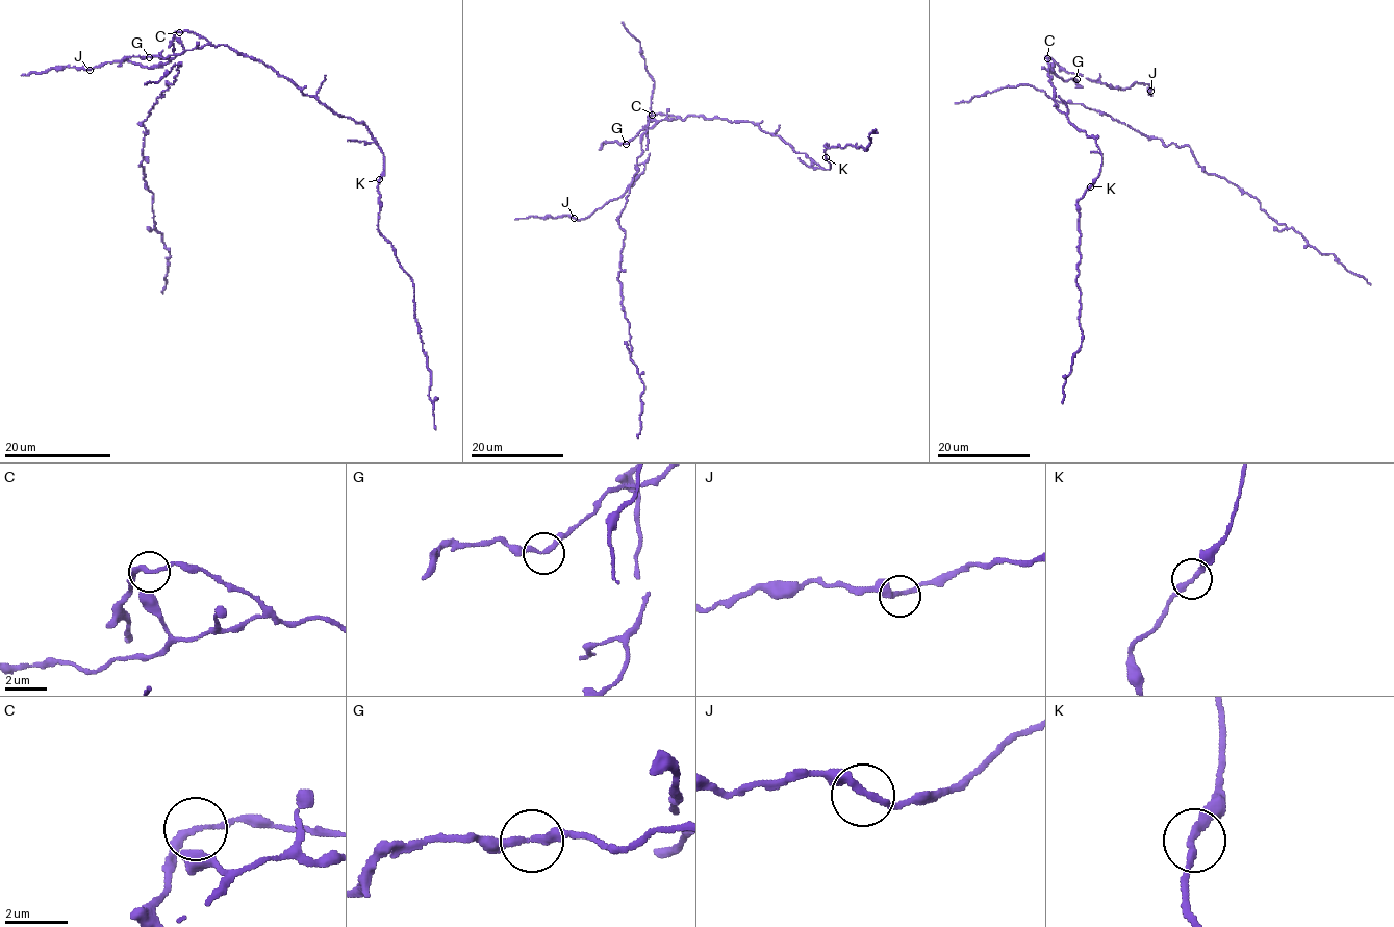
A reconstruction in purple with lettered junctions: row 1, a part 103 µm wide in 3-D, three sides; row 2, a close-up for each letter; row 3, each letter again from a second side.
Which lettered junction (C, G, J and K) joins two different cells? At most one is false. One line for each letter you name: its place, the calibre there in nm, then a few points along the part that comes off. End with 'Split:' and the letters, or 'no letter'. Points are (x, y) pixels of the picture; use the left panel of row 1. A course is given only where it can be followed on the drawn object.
Split: no letter

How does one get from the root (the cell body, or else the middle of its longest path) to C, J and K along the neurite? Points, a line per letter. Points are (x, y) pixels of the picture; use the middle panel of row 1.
C: (681, 120), (652, 115)
J: (681, 120), (652, 115), (647, 126), (650, 155), (643, 172), (619, 197), (610, 199), (584, 218), (574, 218)
K: (681, 120), (694, 115), (752, 122), (824, 169), (830, 168), (826, 157)

